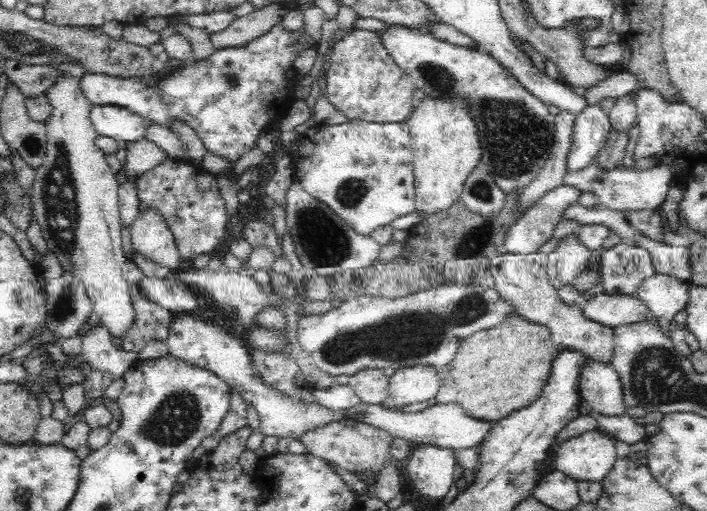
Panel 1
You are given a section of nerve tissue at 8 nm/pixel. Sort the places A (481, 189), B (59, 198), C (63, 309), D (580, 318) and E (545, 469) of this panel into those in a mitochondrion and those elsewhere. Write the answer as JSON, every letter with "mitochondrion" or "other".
{"A":"mitochondrion","B":"mitochondrion","C":"mitochondrion","D":"other","E":"other"}

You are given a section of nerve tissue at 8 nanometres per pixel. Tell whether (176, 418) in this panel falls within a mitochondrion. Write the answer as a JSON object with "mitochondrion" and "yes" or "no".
{"mitochondrion":"yes"}

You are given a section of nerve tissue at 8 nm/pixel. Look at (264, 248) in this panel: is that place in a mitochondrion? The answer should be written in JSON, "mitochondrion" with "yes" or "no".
{"mitochondrion":"no"}

